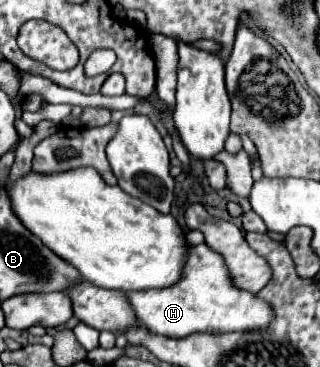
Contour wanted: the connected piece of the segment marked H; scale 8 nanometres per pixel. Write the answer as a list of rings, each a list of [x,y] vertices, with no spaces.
[[[192,245],[188,261],[184,265],[184,277],[168,289],[130,291],[126,293],[140,323],[162,337],[186,337],[194,333],[234,333],[234,331],[258,331],[266,329],[274,321],[274,309],[258,299],[256,293],[234,287],[226,261],[218,251],[208,245]]]

